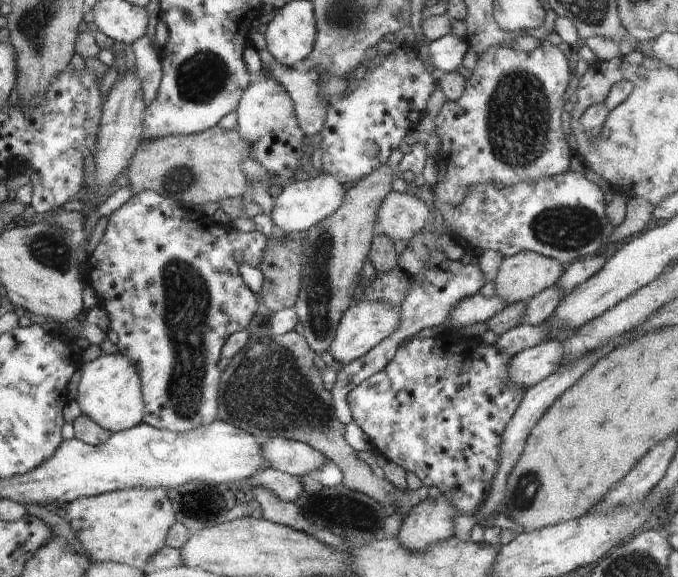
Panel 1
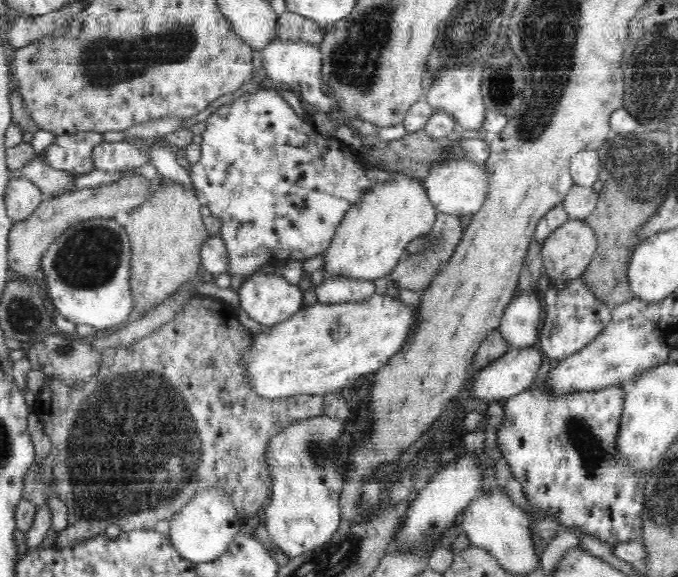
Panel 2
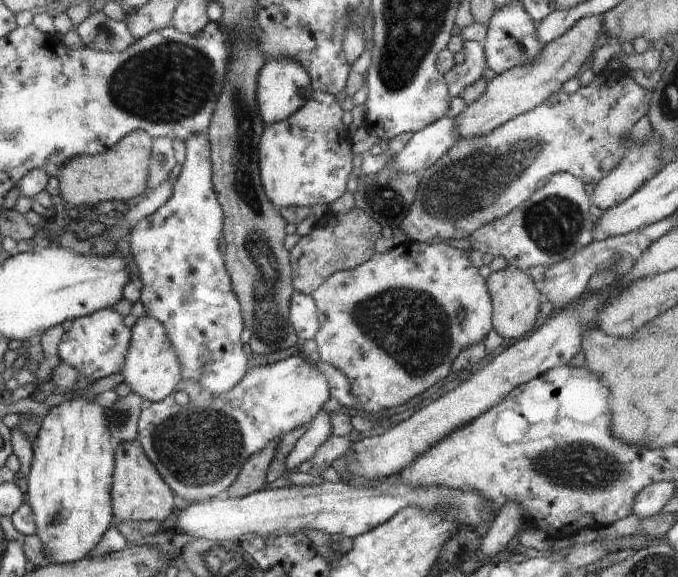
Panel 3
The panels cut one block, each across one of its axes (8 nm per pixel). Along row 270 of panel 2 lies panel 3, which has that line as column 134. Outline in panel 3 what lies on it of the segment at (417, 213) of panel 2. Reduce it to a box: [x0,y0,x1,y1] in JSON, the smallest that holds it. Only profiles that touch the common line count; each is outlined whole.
[120,316,183,404]

